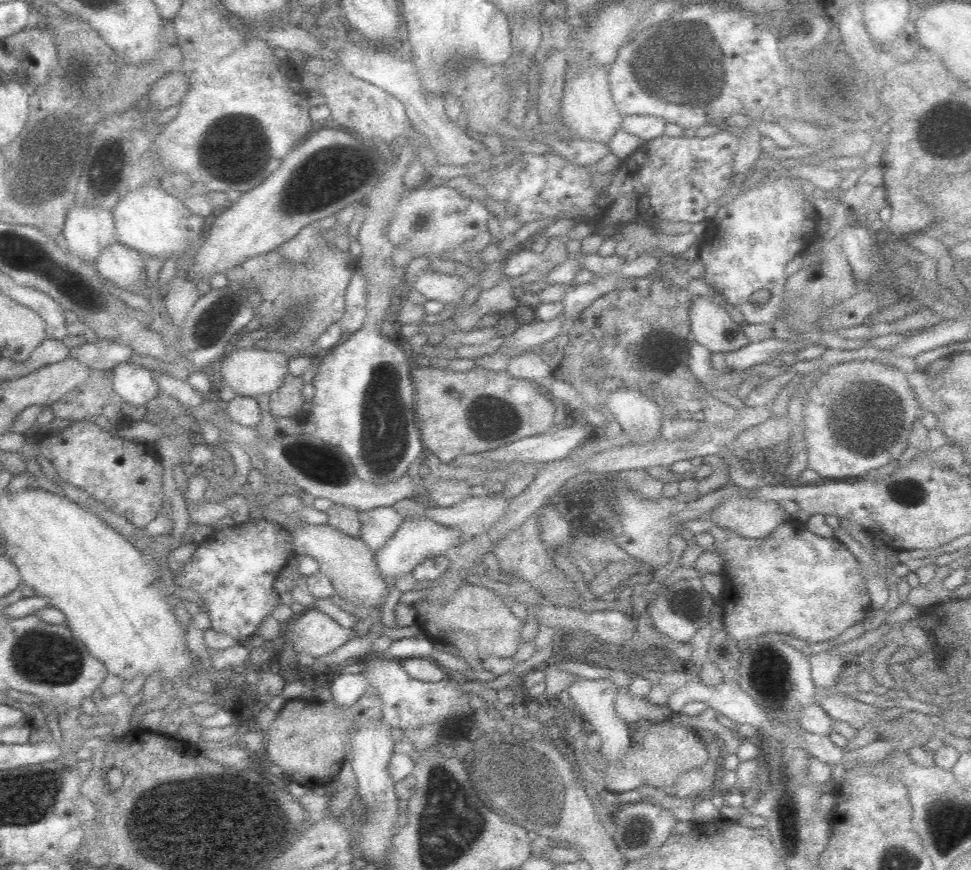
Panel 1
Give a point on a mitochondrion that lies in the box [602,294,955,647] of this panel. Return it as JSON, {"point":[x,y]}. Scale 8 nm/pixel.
{"point":[868,421]}

